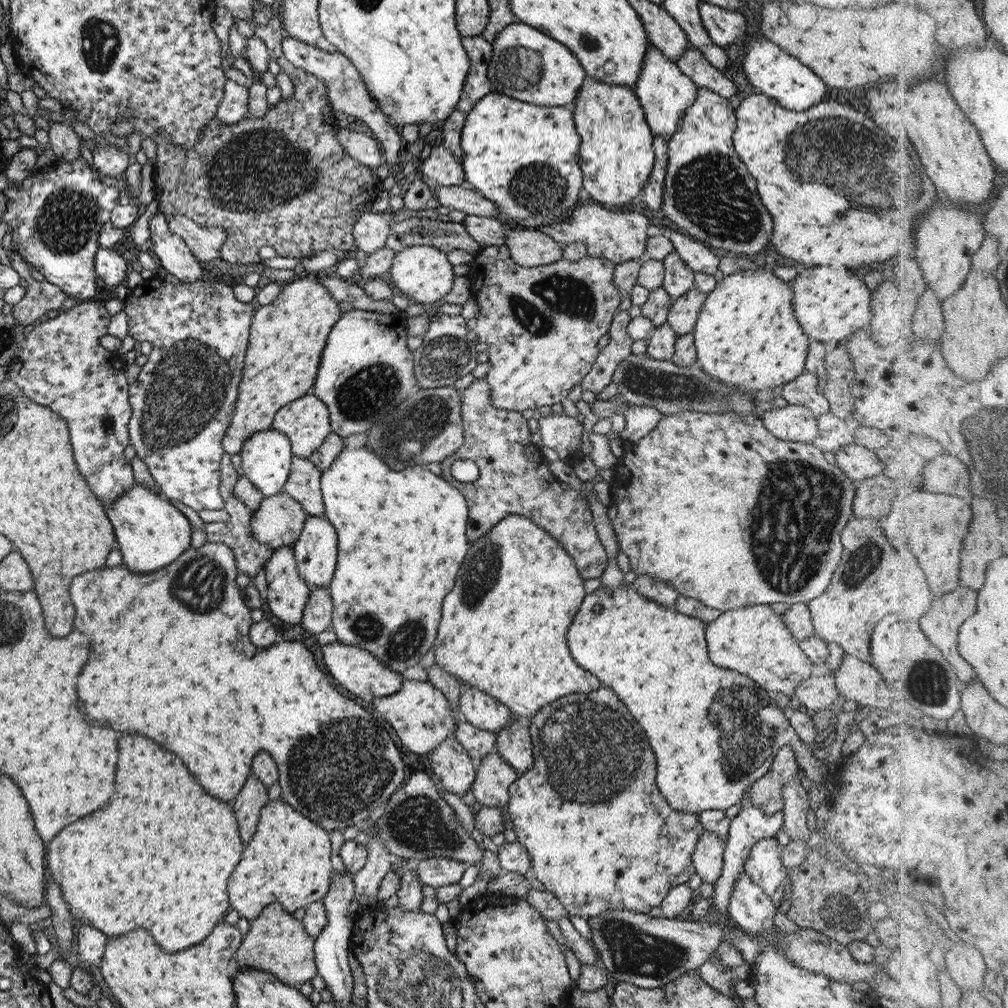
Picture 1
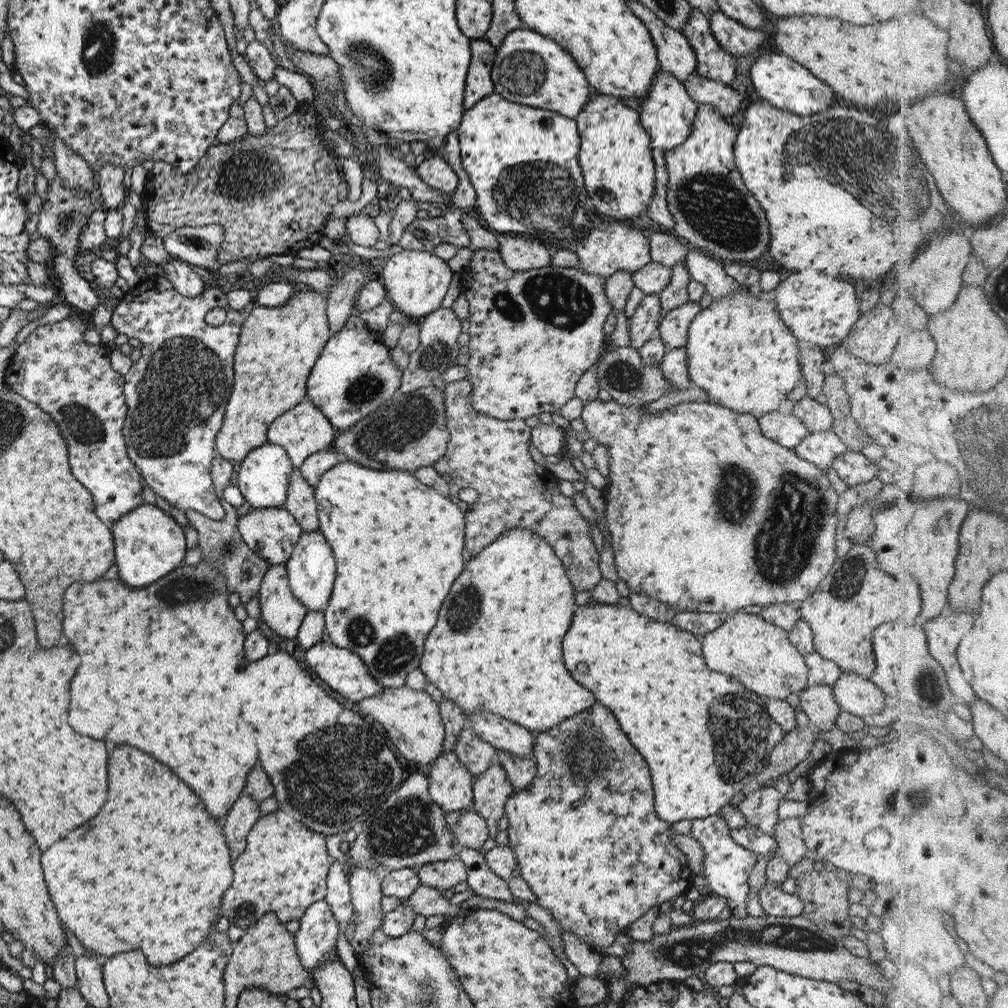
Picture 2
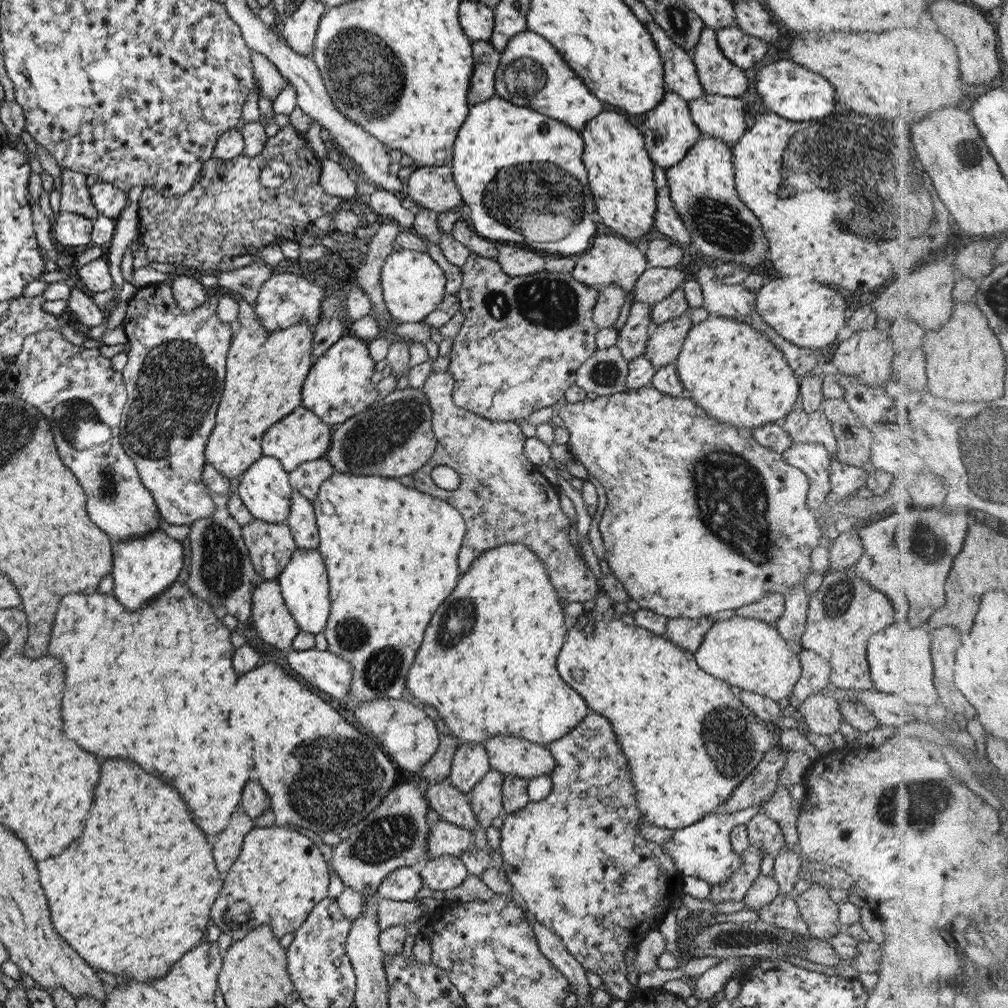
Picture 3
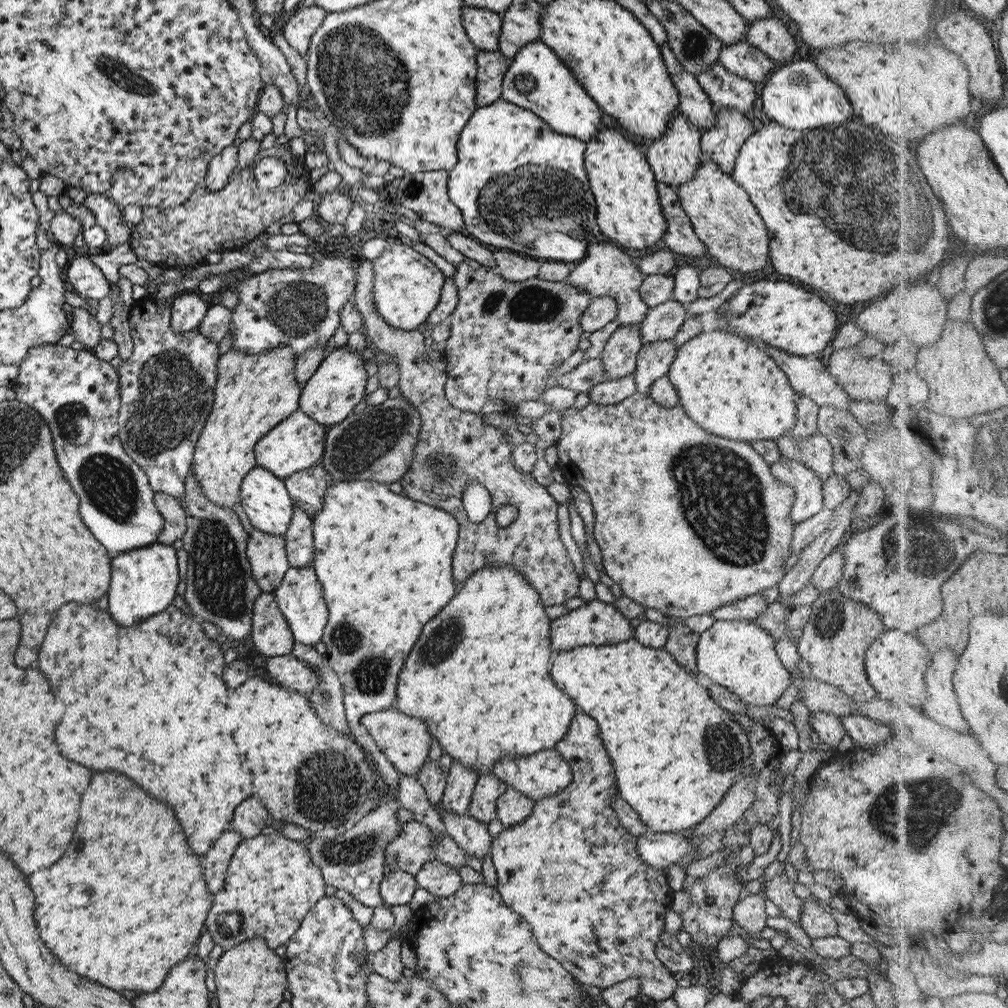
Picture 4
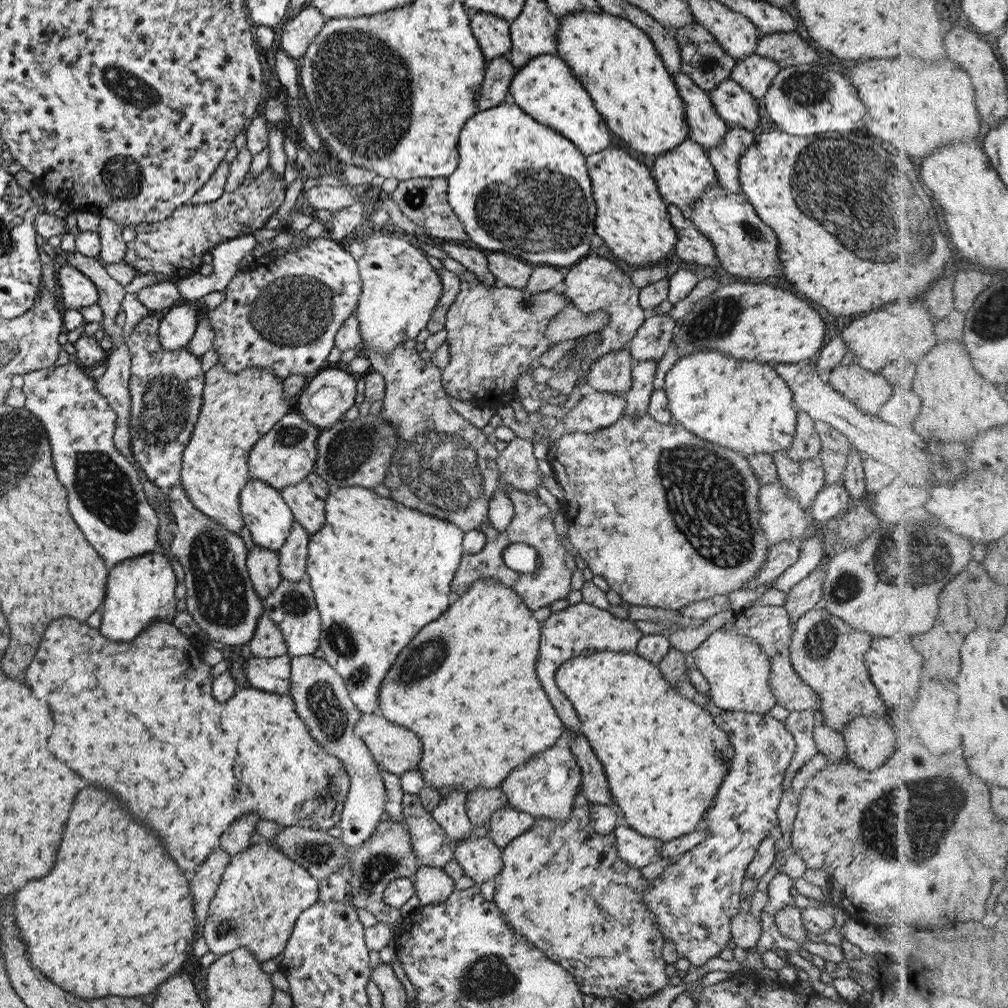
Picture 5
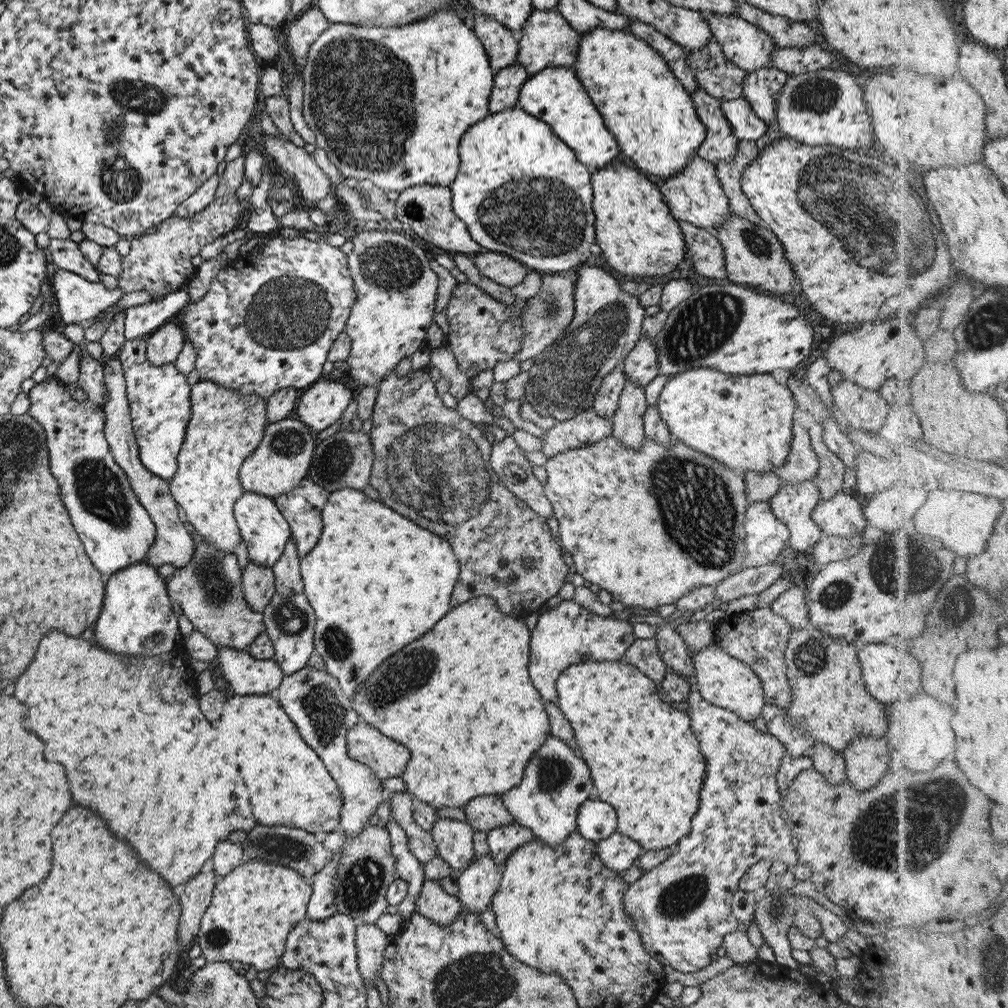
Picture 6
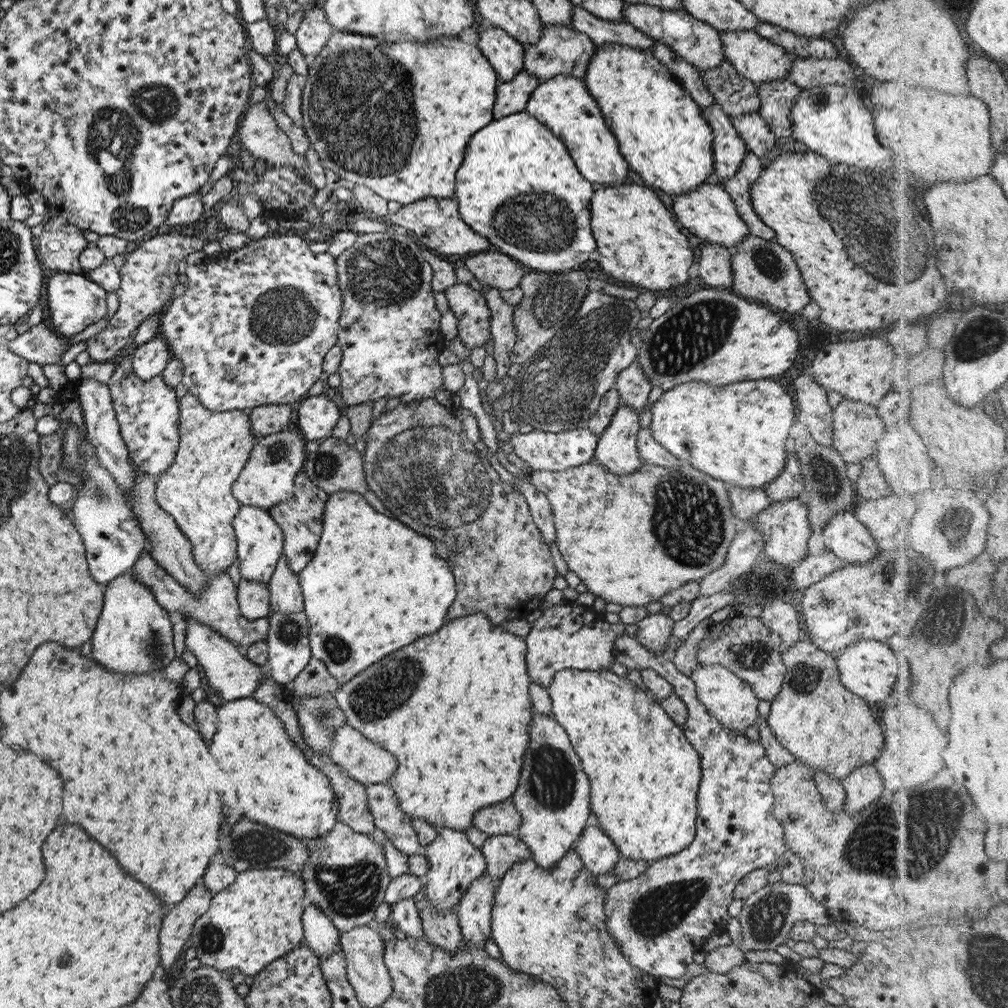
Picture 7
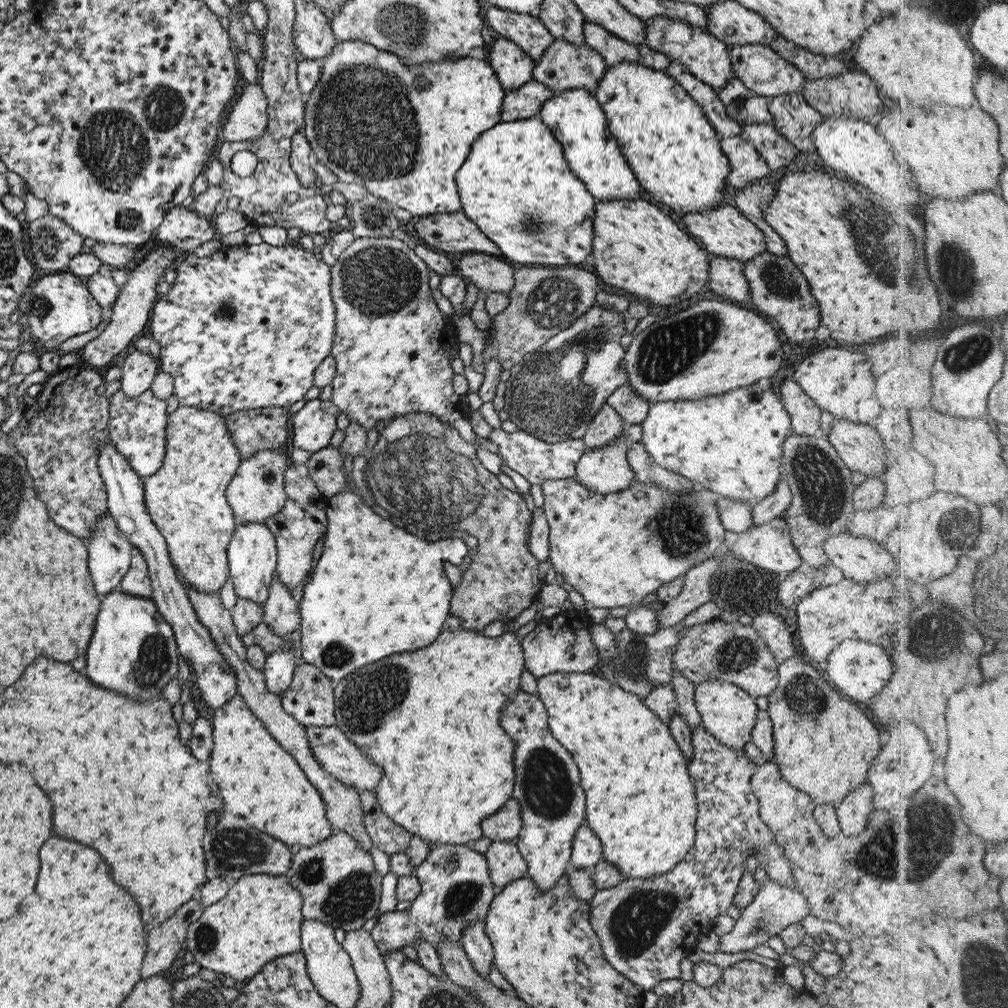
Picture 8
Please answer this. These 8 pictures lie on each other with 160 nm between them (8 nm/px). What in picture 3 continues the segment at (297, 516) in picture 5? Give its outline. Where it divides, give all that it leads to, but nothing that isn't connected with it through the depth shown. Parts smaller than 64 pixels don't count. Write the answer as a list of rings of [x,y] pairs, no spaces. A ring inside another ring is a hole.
[[[325,458],[310,460],[290,470],[288,479],[292,490],[300,492],[309,502],[312,502],[320,484],[335,472],[327,461]]]

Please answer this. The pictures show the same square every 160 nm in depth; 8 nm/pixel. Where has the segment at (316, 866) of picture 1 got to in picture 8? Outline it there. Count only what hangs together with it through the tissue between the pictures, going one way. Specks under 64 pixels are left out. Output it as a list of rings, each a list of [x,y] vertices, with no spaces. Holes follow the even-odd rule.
[[[284,874],[240,876],[230,883],[225,896],[204,907],[199,918],[189,924],[185,948],[200,968],[246,981],[270,960],[300,950],[301,907],[302,896]]]

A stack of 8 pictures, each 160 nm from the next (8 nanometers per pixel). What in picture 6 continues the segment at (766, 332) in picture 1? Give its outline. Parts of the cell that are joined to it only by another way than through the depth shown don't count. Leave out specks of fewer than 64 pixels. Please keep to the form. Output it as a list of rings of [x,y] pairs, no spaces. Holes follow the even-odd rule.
[[[707,367],[690,368],[669,378],[659,393],[656,407],[672,440],[681,441],[689,448],[714,458],[737,476],[743,477],[745,472],[774,472],[785,462],[789,452],[791,414],[796,404],[788,387],[777,383],[769,373],[735,376]]]

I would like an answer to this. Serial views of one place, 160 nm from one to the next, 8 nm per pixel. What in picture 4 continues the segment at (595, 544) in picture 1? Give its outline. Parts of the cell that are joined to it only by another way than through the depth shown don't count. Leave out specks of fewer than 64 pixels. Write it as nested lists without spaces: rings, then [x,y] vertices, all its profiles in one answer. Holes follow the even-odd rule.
[[[366,259],[361,260],[359,267],[356,268],[356,283],[354,288],[354,294],[351,300],[354,302],[354,305],[357,307],[357,310],[360,312],[361,320],[362,320],[362,333],[363,335],[365,335],[368,349],[377,350],[383,353],[389,353],[389,356],[395,356],[395,362],[391,362],[391,363],[395,363],[399,371],[399,380],[397,384],[400,390],[399,395],[401,395],[407,402],[410,402],[412,404],[412,407],[415,408],[415,410],[419,413],[420,416],[420,429],[418,430],[418,439],[417,439],[417,444],[415,445],[414,448],[414,455],[413,455],[413,460],[411,461],[411,467],[398,481],[403,486],[403,494],[405,494],[405,496],[409,496],[409,498],[413,498],[413,500],[419,500],[419,502],[430,504],[435,508],[444,510],[445,512],[449,512],[453,515],[453,518],[456,518],[458,522],[458,535],[457,535],[456,548],[453,551],[453,556],[452,556],[453,584],[455,584],[455,588],[461,588],[461,584],[463,584],[463,581],[473,571],[479,570],[480,568],[483,567],[490,567],[491,565],[510,564],[513,565],[529,581],[529,584],[537,591],[541,604],[544,607],[565,604],[565,602],[567,602],[568,599],[571,600],[571,598],[578,596],[577,586],[579,586],[580,578],[573,571],[573,564],[571,563],[571,560],[567,556],[567,552],[565,551],[565,547],[563,547],[563,543],[561,543],[561,541],[559,540],[557,519],[556,519],[556,508],[558,504],[555,503],[553,497],[551,497],[549,493],[547,493],[545,487],[541,487],[535,481],[535,479],[533,479],[530,473],[523,474],[523,472],[517,472],[517,470],[515,470],[513,461],[510,459],[510,454],[514,445],[513,443],[511,443],[511,441],[509,441],[509,437],[510,437],[509,432],[506,433],[508,435],[508,443],[504,443],[502,441],[503,432],[501,432],[501,428],[496,429],[495,427],[484,423],[480,415],[476,415],[475,413],[465,412],[457,408],[453,408],[448,403],[448,400],[444,397],[444,384],[446,381],[446,375],[442,373],[442,370],[439,370],[431,366],[430,363],[423,361],[421,357],[422,353],[427,351],[427,348],[425,348],[425,344],[423,343],[423,339],[426,333],[419,333],[416,330],[409,331],[409,332],[403,332],[403,330],[395,330],[395,328],[391,328],[391,326],[387,326],[387,324],[385,324],[385,322],[381,320],[381,316],[379,316],[379,314],[377,314],[377,311],[375,310],[375,305],[372,297],[372,286],[374,281],[372,270],[373,268],[371,268],[371,261]],[[470,480],[476,480],[477,482],[480,482],[487,489],[487,492],[491,497],[491,508],[489,514],[487,514],[487,516],[481,522],[478,523],[473,523],[469,521],[466,518],[466,513],[464,512],[464,508],[462,507],[461,496],[462,496],[463,488],[466,482],[469,482]],[[504,504],[508,504],[509,506],[514,506],[516,508],[516,515],[515,518],[513,519],[513,522],[511,522],[509,526],[504,526],[503,528],[501,528],[500,526],[497,526],[494,516],[495,516],[495,511],[500,506],[503,506]]]

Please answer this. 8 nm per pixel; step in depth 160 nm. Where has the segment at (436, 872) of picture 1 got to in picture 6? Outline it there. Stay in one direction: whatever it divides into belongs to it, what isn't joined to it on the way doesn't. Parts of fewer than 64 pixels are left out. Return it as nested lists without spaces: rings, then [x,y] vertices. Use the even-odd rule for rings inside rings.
[[[425,879],[416,896],[416,911],[432,923],[446,925],[462,909],[459,899],[441,889],[437,881]]]

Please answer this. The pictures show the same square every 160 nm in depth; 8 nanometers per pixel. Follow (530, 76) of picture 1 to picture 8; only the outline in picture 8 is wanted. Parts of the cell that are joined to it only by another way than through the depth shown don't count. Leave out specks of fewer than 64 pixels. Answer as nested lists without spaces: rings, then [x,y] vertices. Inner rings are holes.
[[[582,88],[555,92],[541,106],[537,118],[546,124],[561,145],[569,170],[596,200],[637,200],[639,182],[623,158],[615,137],[609,132],[607,119],[596,98]]]

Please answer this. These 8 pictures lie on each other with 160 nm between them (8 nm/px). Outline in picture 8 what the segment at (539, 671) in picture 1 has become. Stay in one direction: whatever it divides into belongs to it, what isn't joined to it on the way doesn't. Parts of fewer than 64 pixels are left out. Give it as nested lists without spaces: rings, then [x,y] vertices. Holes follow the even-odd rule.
[[[461,627],[453,631],[443,630],[441,634],[443,634],[441,642],[437,636],[433,644],[429,644],[425,648],[385,656],[381,660],[381,668],[379,668],[379,660],[359,668],[352,674],[334,682],[332,691],[335,728],[342,730],[343,736],[356,744],[361,752],[369,760],[372,760],[373,764],[380,766],[383,771],[379,784],[373,789],[378,808],[396,825],[403,827],[411,836],[420,836],[428,844],[428,848],[438,844],[470,845],[474,840],[482,838],[480,820],[498,812],[508,802],[508,798],[512,796],[514,785],[513,742],[505,734],[503,728],[499,726],[499,713],[501,713],[503,705],[519,691],[519,677],[521,677],[521,670],[524,669],[520,641],[513,634],[513,628],[496,637],[488,637],[473,629]]]

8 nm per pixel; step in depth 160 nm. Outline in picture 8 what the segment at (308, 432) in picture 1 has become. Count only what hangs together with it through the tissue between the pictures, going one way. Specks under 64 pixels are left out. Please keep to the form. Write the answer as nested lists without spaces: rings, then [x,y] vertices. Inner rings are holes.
[[[284,447],[261,449],[240,462],[224,492],[238,524],[263,523],[281,510],[286,499],[283,475],[291,464],[285,451]]]

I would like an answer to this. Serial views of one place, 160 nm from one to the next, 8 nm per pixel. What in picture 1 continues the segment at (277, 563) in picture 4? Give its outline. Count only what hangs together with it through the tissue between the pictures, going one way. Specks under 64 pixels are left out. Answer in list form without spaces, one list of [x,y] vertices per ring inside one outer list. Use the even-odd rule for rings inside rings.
[[[281,490],[273,496],[263,497],[259,507],[254,510],[250,520],[250,529],[255,540],[269,545],[273,550],[283,545],[291,546],[301,532],[307,514],[301,505],[285,491]]]

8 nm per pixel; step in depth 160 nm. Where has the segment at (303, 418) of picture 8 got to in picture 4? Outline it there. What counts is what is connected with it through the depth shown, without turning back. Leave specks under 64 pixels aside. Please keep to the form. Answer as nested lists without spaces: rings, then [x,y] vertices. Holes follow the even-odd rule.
[[[347,346],[330,347],[325,353],[317,370],[301,386],[298,398],[298,410],[305,416],[326,426],[332,426],[341,422],[346,416],[353,413],[355,404],[365,400],[365,355],[353,351]]]

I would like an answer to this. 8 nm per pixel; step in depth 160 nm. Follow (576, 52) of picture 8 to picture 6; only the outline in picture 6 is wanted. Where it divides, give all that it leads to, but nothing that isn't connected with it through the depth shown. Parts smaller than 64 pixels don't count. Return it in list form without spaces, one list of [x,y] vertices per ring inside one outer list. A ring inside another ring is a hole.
[[[531,9],[527,20],[517,34],[516,62],[529,75],[539,72],[545,67],[569,67],[575,62],[576,48],[580,35],[573,30],[568,22],[554,9]]]

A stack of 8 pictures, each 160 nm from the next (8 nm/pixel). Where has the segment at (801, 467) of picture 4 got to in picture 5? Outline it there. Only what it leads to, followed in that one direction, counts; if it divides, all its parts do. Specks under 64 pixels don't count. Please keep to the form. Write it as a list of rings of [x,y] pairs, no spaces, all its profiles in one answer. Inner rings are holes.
[[[779,482],[767,483],[761,485],[757,495],[758,505],[760,508],[760,517],[758,523],[764,532],[764,537],[768,542],[768,548],[772,544],[789,540],[791,537],[799,537],[807,526],[814,523],[810,511],[799,506],[799,503],[787,494]]]

